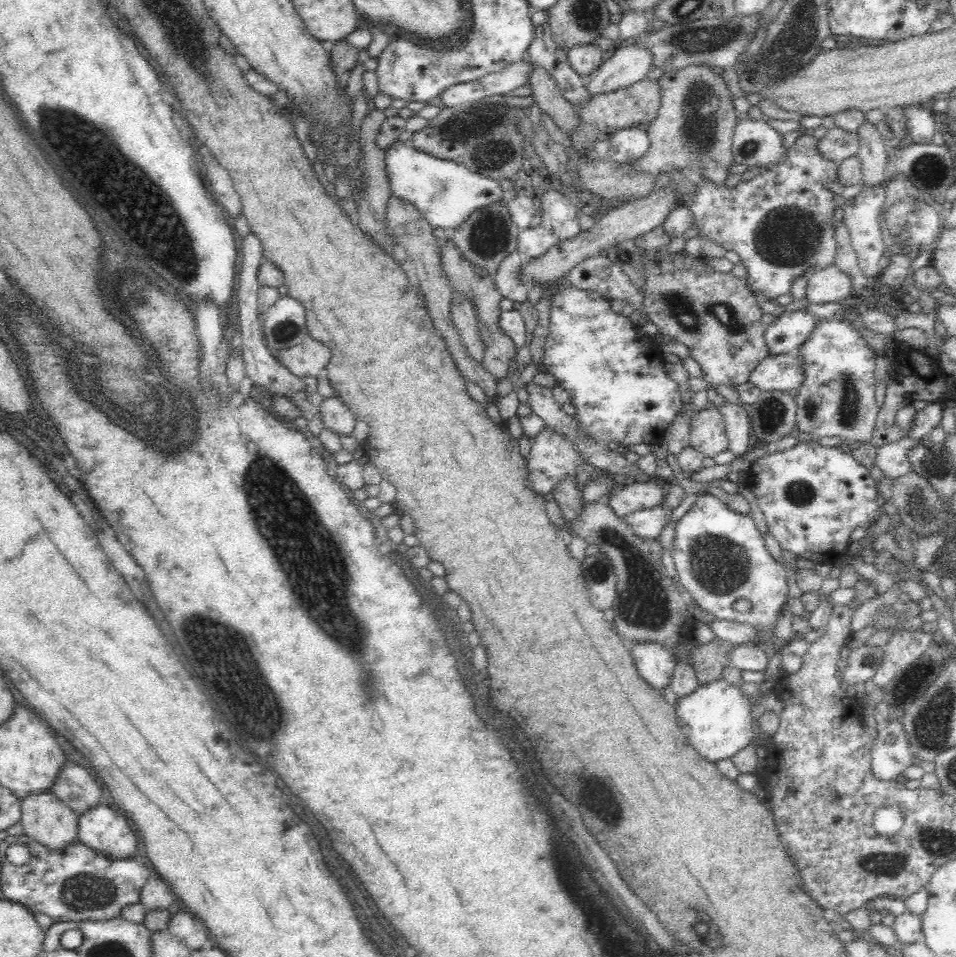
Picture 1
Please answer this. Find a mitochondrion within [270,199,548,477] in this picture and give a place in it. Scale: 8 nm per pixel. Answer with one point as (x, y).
(489, 237)

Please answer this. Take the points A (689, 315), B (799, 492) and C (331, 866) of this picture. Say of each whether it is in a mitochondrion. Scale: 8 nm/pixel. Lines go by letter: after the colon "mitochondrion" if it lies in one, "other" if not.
A: mitochondrion
B: mitochondrion
C: other

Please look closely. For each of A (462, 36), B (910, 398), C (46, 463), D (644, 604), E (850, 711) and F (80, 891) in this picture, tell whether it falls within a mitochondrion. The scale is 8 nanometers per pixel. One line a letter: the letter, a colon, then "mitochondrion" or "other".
A: other
B: other
C: other
D: mitochondrion
E: other
F: mitochondrion

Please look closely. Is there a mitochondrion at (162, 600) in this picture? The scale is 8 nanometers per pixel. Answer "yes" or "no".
no

